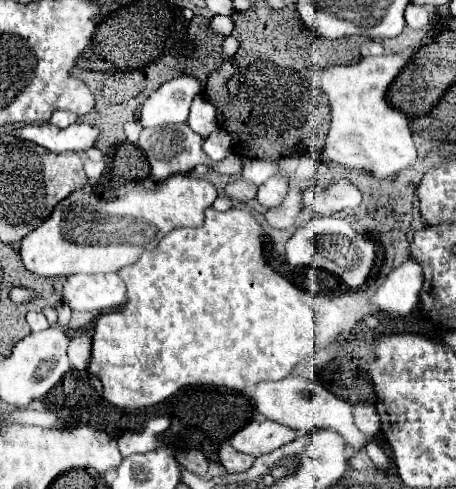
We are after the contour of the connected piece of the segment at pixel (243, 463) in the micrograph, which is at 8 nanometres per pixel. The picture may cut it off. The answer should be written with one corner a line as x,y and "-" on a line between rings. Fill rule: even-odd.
224,442
220,446
220,462
224,464
224,468
228,472
244,472
252,466
254,458
250,454
242,454
242,452
234,450
228,442

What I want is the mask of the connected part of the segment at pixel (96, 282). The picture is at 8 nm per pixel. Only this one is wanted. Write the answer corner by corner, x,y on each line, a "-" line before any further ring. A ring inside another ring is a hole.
76,274
64,284
64,302
72,310
112,310
126,304
126,284
118,274

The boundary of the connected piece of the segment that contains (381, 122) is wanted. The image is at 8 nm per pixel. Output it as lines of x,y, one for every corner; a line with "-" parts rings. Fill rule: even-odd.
398,52
368,56
352,66
330,66
320,72
320,88
328,96
332,110
332,126
322,152
322,162
338,162
346,168
362,168
382,180
416,162
410,120
404,112
388,102
392,80
406,66
406,58

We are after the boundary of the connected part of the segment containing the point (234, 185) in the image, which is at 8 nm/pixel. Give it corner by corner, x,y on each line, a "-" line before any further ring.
234,180
224,186
224,194
236,202
248,202
256,196
256,186
248,184
246,180

